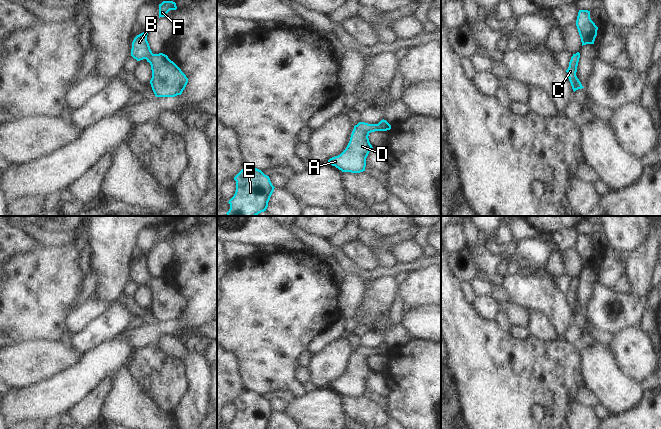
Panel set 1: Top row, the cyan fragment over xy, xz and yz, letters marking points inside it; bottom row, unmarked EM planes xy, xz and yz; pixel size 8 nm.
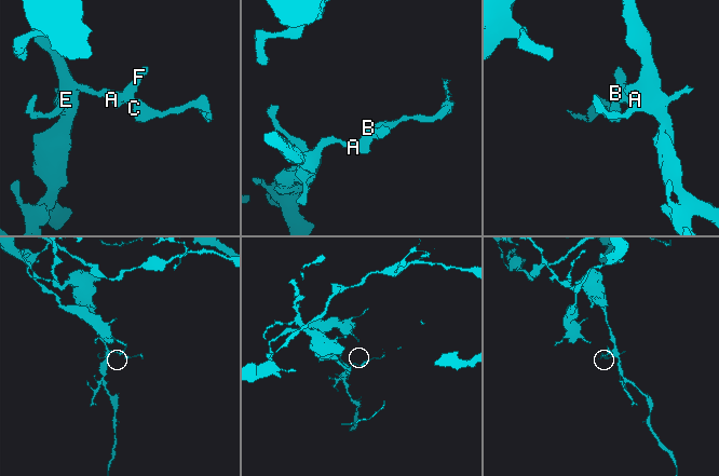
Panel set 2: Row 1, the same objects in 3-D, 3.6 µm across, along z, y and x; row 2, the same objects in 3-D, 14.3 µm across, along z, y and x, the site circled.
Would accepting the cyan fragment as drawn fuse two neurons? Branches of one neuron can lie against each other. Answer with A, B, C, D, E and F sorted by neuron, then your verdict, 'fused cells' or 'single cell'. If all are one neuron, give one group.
groups A B C D E F; single cell

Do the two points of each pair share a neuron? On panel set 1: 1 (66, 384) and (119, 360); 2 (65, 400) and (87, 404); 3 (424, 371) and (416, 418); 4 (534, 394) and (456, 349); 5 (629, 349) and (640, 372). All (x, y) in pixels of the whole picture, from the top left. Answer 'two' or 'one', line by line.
1: one
2: two
3: one
4: one
5: one

